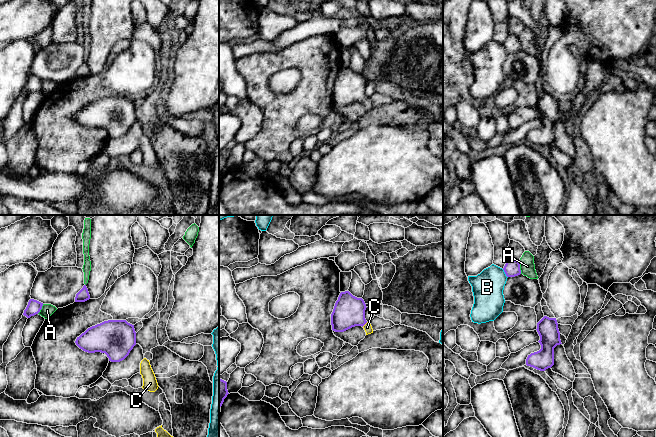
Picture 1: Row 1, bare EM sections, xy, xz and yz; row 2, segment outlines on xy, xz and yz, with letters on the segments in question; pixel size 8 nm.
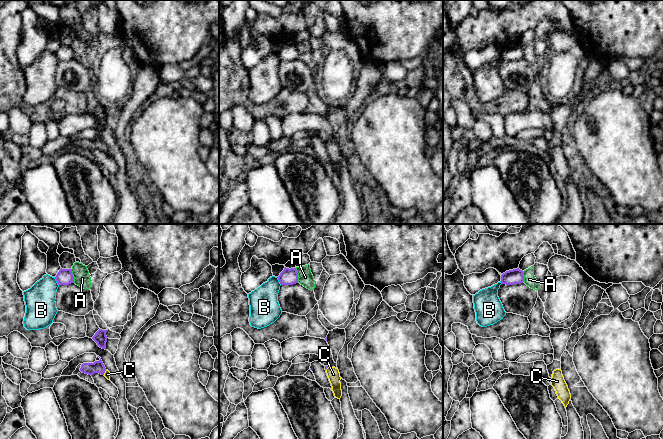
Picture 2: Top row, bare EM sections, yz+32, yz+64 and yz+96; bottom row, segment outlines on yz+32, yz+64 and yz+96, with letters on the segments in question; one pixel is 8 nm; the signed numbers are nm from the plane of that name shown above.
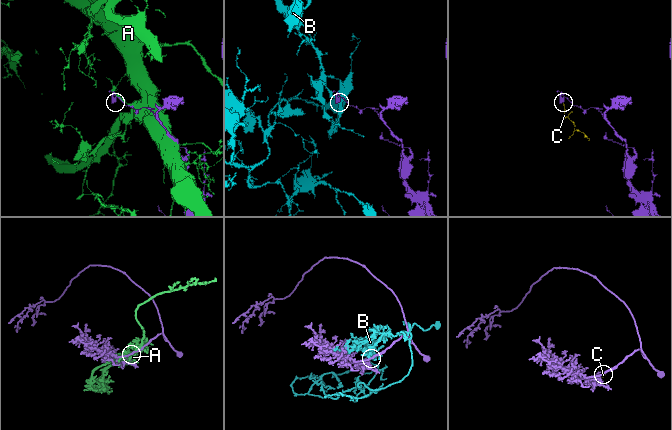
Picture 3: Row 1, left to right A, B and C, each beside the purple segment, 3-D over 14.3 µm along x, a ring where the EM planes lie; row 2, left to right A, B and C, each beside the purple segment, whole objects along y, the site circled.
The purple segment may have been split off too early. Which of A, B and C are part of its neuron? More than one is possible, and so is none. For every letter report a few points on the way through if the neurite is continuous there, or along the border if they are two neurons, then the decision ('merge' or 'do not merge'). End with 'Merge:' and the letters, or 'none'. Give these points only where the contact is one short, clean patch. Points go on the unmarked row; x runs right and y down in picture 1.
A: do not merge
B: border along yz (502, 45), (507, 53); do not merge
C: runs through xz (349, 87), (364, 100), (367, 103); merge
Merge: C

